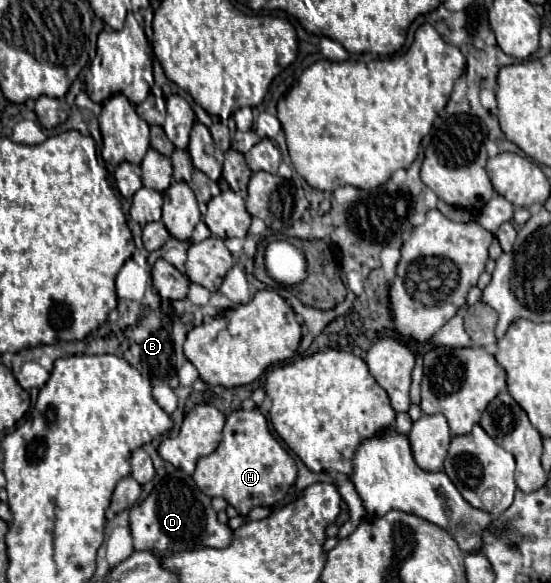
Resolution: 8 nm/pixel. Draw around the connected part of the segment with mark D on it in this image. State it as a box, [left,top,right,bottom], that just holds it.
[130,471,234,553]

